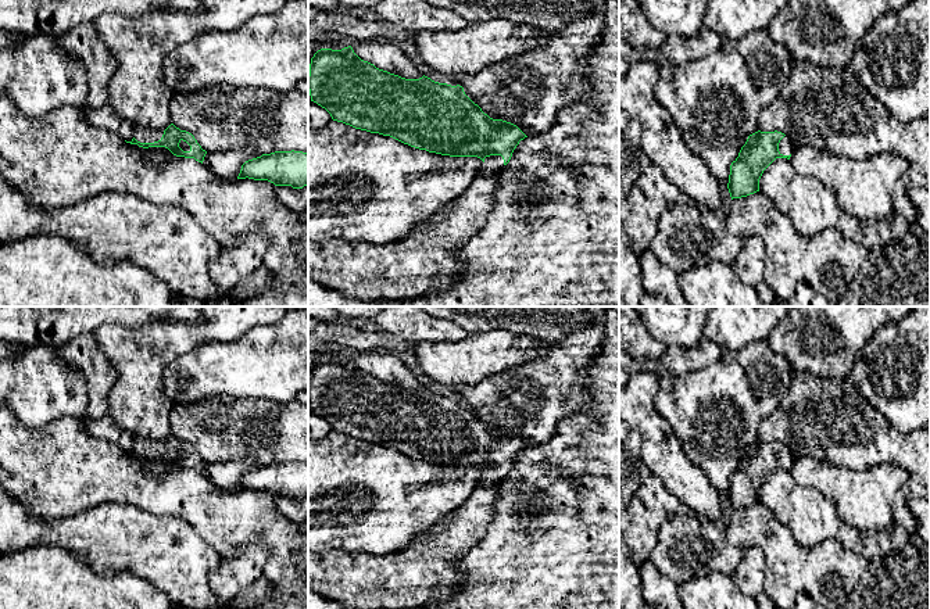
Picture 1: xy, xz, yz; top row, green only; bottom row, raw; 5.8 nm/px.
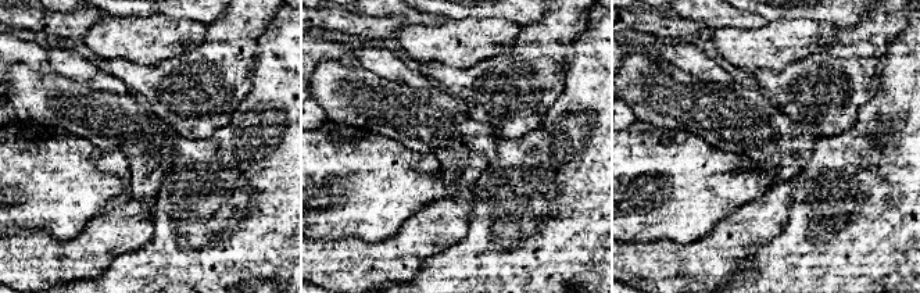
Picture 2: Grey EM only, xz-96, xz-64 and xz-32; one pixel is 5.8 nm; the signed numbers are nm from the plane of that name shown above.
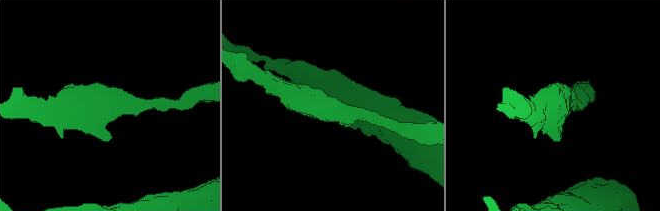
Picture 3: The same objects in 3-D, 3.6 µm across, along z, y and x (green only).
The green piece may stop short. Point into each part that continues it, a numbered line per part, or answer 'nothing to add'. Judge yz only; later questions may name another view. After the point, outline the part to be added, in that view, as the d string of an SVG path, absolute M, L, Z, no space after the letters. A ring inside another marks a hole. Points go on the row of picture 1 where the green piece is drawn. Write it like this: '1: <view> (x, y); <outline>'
1: yz (786, 147); M784 136L779 143L779 151L783 155L793 154L794 148L795 148L795 146L793 144L793 141L787 136Z

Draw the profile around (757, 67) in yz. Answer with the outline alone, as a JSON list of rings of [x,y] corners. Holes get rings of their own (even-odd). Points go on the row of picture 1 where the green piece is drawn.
[[[768,31],[751,32],[741,40],[725,40],[712,54],[684,64],[659,65],[655,98],[669,111],[687,148],[698,155],[719,185],[729,183],[730,165],[738,157],[750,135],[759,130],[759,114],[786,86],[793,60],[784,44],[775,42]]]

